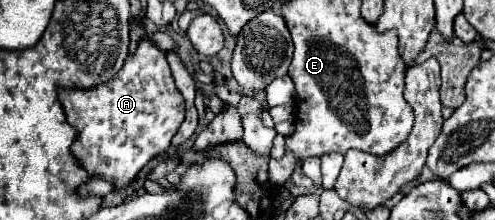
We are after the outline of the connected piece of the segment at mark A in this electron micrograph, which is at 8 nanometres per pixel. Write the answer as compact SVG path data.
M142 40L136 54L126 58L122 70L108 84L94 90L66 88L58 96L68 122L80 130L72 152L92 176L106 178L116 188L128 186L144 164L168 150L186 110L168 60L152 40Z

